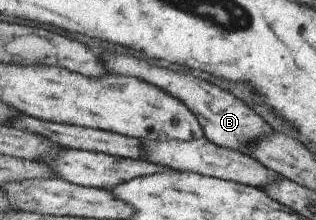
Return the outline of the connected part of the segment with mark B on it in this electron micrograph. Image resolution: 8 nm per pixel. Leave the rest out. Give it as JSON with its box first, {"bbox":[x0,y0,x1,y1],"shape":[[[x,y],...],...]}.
{"bbox":[101,53,273,153],"shape":[[[103,53],[101,55],[103,65],[107,67],[107,71],[125,77],[137,77],[143,81],[149,81],[153,85],[157,85],[159,89],[175,95],[179,101],[187,104],[187,107],[194,111],[198,116],[200,123],[206,133],[207,139],[213,141],[215,145],[226,147],[239,151],[239,153],[247,153],[247,145],[261,137],[261,135],[269,135],[273,133],[271,127],[259,117],[255,115],[245,103],[239,101],[239,97],[235,97],[231,91],[211,83],[211,81],[203,81],[187,71],[175,71],[175,69],[165,69],[159,65],[153,65],[145,59],[139,59],[137,55],[119,55],[119,53]]]}

